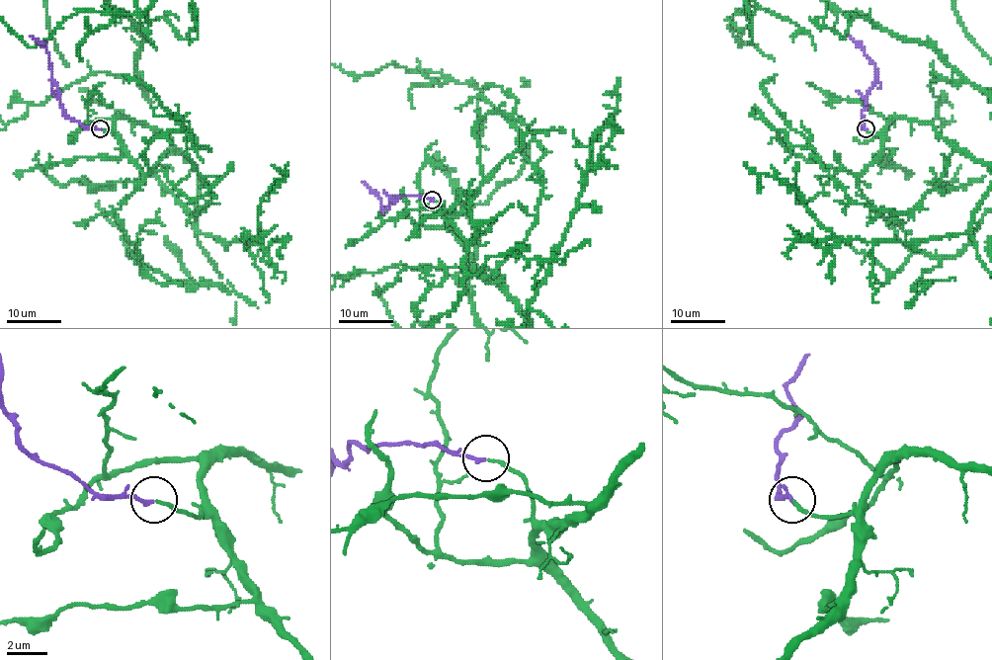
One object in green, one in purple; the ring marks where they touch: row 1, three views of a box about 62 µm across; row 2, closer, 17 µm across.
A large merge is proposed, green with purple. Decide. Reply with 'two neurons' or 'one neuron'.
one neuron

